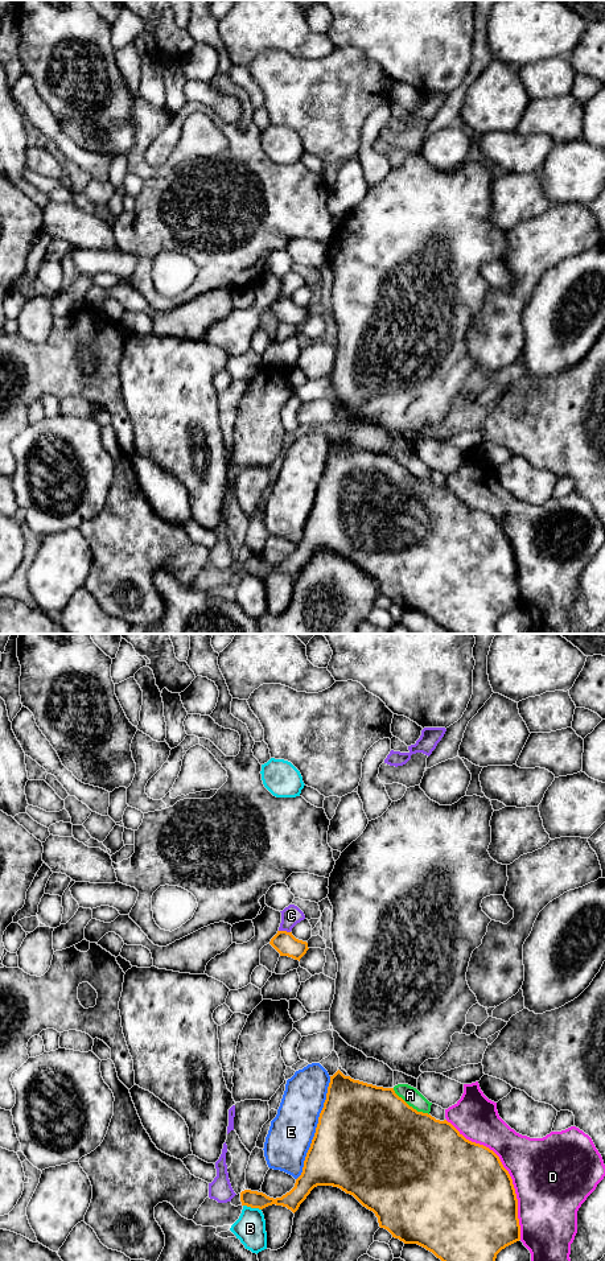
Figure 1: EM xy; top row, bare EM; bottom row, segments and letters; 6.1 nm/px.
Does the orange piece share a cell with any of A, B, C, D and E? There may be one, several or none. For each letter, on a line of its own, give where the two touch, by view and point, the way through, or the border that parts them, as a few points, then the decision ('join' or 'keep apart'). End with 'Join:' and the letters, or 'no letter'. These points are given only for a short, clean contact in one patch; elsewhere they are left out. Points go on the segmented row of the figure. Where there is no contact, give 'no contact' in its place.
A: xy (408, 1105) | keep apart
B: xy (252, 1207) | keep apart
C: xy (284, 931) | along xy (279, 930), (289, 932) | keep apart
D: xy (507, 1171) | keep apart
E: xy (316, 1128) | keep apart
Join: no letter

